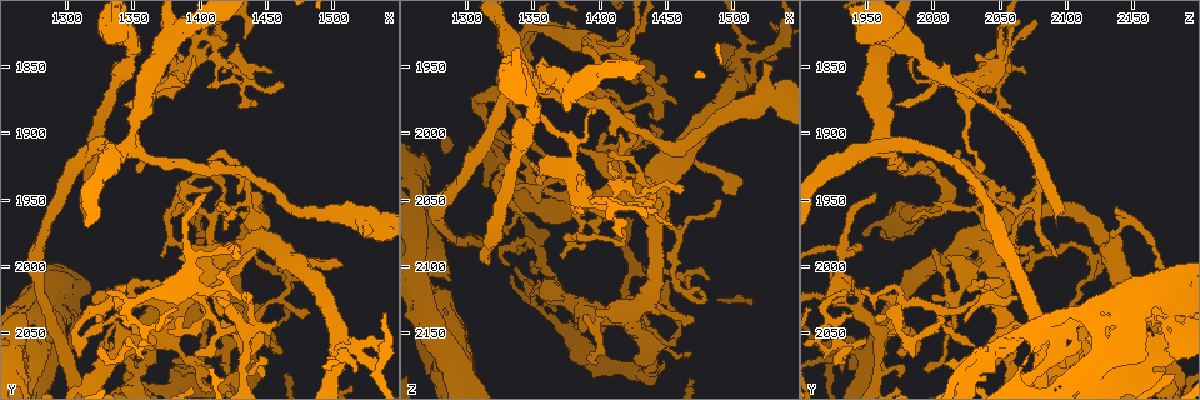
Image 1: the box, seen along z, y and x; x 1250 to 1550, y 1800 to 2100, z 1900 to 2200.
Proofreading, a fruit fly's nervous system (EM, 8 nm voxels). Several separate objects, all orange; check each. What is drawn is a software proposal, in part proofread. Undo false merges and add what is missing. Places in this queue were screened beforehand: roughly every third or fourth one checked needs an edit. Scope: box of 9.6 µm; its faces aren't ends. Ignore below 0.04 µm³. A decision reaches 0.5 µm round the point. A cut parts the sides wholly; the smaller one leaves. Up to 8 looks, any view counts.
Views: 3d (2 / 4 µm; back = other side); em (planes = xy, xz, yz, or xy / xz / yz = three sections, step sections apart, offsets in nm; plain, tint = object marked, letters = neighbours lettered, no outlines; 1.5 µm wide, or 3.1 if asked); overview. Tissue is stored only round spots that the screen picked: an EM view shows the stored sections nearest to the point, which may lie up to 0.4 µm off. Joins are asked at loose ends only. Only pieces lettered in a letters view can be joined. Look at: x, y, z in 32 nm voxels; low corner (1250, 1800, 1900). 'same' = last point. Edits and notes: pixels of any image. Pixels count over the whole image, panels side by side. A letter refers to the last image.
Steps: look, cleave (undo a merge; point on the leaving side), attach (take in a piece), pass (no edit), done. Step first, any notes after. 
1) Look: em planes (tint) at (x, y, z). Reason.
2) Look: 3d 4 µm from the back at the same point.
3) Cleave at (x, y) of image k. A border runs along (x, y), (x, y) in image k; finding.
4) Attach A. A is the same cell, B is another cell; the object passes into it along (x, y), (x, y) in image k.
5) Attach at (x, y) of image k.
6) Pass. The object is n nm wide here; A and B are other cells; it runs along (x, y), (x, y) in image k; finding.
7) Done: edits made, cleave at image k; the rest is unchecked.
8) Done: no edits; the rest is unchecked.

Look: em planes (letters) at (1408, 1920, 2018). Tapers out.

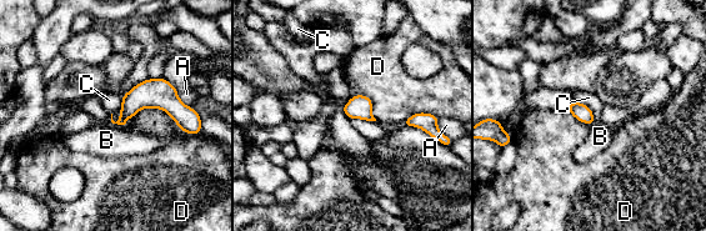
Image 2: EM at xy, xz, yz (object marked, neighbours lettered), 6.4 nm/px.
Pass. A, B, C and D are other cells; a border runs along (574, 100), (585, 104), (594, 113) in image 2; no lettered piece goes on from it.

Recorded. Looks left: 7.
Look: 3d 2 µm at (1348, 2084, 2120).

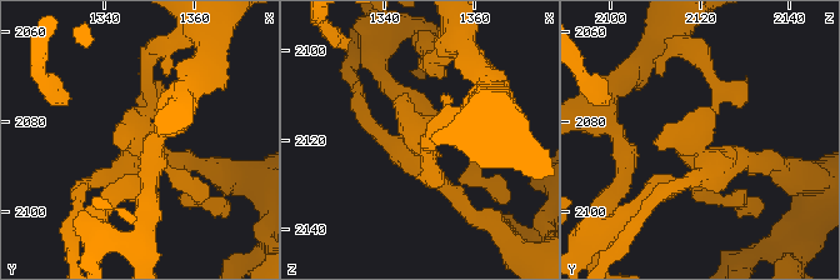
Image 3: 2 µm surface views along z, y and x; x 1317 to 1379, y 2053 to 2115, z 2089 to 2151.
Look: em planes (letters) at (1348, 2083, 2120). Need the tissue.

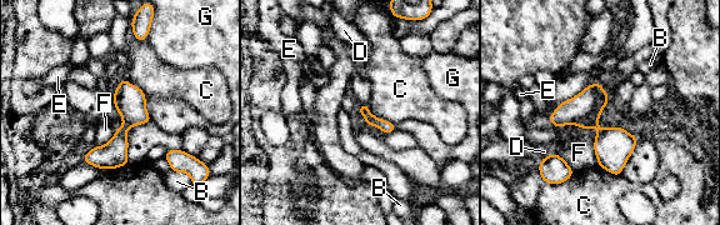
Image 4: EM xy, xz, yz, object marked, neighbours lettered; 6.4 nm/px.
Pass. The longest contact is with F, 280 nm; B, C, D, E, F and G are other cells; all the same neuron.

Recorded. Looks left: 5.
Look: 3d 4 µm at (1438, 2078, 1992). An open end.

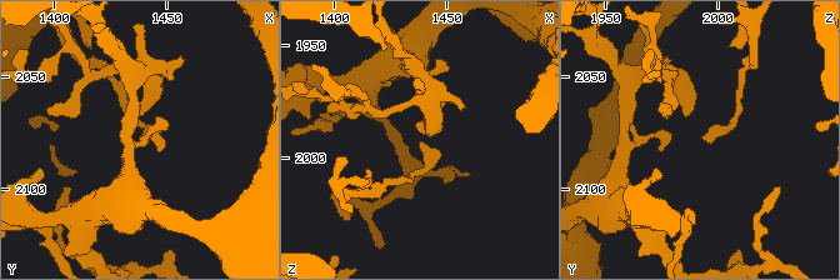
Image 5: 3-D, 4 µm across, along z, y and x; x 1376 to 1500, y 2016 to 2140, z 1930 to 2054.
Look: em xz step 8 (tint) at (1438, 2077, 1993).

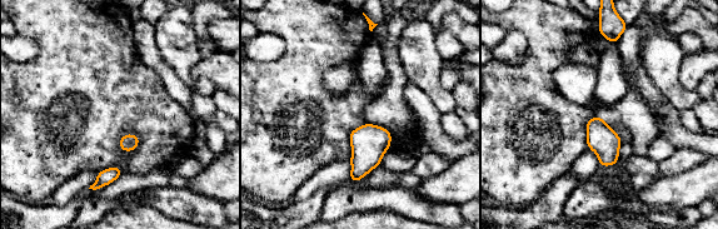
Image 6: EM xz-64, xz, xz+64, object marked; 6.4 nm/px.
Look: em yz step 4 (letters) at the same point. Another direction.

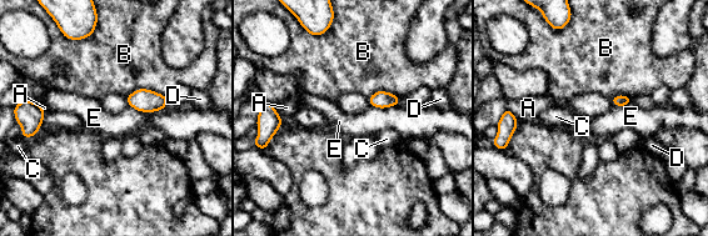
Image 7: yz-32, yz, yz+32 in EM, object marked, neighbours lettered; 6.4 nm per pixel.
Pass. The longest contact is with B, 280 nm; A, B, C, D and E are other cells; no lettered piece goes on from it.

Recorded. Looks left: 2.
Done: no edits; the rest is unchecked.

